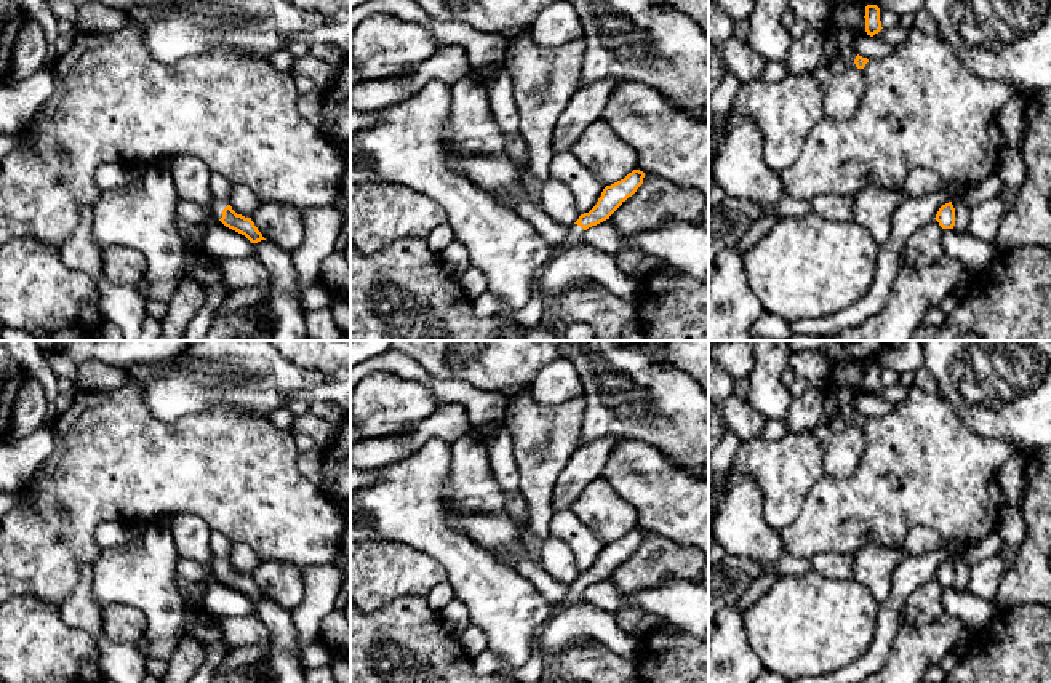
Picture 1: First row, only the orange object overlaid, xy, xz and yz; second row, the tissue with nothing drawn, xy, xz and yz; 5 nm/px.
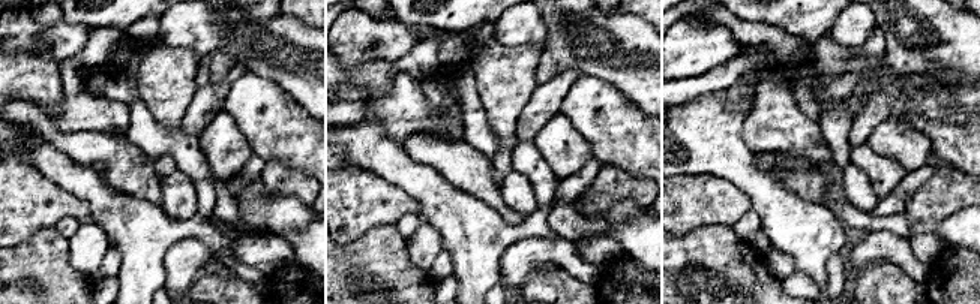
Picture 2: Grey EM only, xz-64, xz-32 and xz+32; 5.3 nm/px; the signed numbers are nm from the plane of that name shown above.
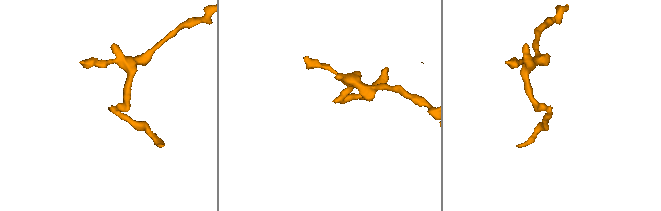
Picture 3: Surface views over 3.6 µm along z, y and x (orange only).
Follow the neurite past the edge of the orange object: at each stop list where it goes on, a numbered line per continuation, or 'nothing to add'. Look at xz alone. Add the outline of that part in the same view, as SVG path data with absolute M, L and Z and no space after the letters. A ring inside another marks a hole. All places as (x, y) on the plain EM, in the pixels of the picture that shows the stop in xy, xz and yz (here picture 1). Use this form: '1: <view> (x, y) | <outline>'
1: xz (405, 506) | M434 437L411 456L378 469L374 485L350 491L350 541L402 542L442 565L454 597L467 606L472 624L486 632L488 649L499 656L496 677L502 683L520 683L515 670L531 657L534 635L555 609L584 605L584 587L573 582L565 600L550 601L517 569L504 566L470 537L451 529L442 513L442 493L451 477L451 462L451 443Z

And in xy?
1: xy (216, 563) | M213 555L213 558L211 558L211 568L213 568L213 571L218 574L218 577L222 576L222 568L224 568L227 563L229 563L229 560L226 560L226 558L218 558L218 557Z

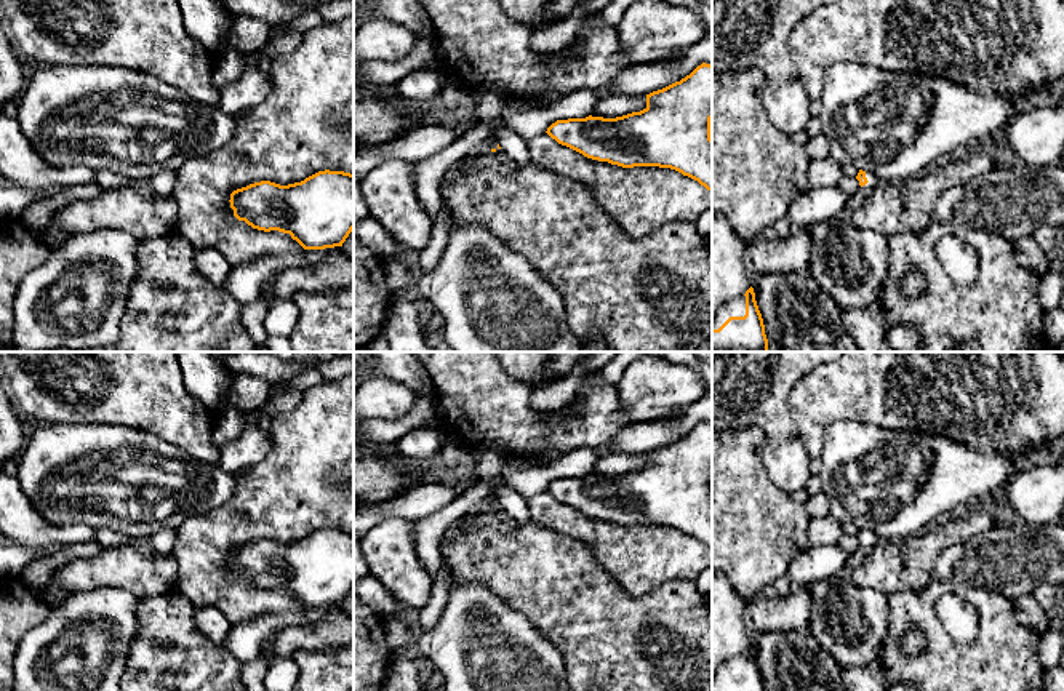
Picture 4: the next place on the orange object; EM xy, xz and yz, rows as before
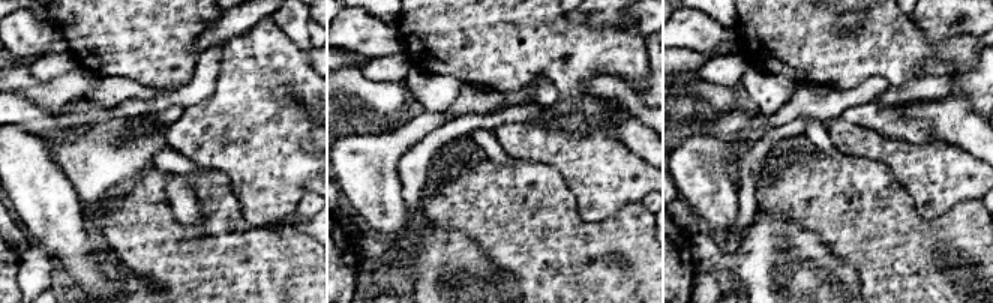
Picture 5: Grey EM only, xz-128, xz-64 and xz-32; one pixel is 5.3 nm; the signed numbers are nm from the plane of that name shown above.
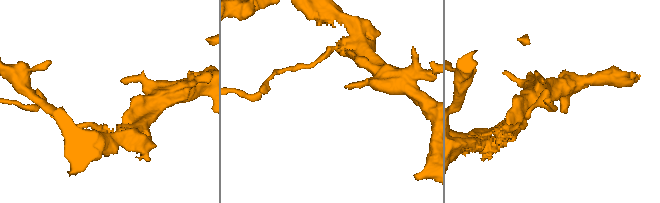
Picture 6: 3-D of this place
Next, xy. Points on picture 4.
nothing to add

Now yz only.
1: yz (872, 538) | M866 529L866 536L869 541L866 544L862 544L861 547L866 549L867 552L870 552L877 545L880 537L874 531L869 531L869 529Z
2: yz (736, 666) | M739 654L734 659L723 662L712 677L712 688L718 688L730 675L746 673L746 654Z

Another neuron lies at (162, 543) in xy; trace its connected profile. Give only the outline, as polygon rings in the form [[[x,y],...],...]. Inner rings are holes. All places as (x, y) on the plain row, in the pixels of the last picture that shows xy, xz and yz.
[[[165,528],[158,531],[157,534],[149,536],[146,539],[146,544],[154,553],[165,555],[165,553],[173,552],[176,536],[178,536],[176,529]]]

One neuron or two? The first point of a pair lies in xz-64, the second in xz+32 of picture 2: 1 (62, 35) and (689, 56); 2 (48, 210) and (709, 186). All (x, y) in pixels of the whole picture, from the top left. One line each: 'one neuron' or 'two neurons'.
1: one neuron
2: one neuron

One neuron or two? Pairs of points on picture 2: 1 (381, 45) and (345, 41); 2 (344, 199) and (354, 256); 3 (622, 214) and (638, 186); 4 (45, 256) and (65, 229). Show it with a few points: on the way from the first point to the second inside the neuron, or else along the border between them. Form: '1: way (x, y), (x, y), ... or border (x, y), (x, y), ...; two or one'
1: way (372, 41), (354, 41); one
2: border (383, 225), (374, 226), (357, 238), (341, 244); two
3: border (646, 208), (632, 201), (616, 201), (598, 213); two
4: border (54, 228), (68, 238); two

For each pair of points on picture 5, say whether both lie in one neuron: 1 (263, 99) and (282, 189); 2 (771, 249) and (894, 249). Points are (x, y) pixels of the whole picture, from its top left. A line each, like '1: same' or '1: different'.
1: same
2: different

